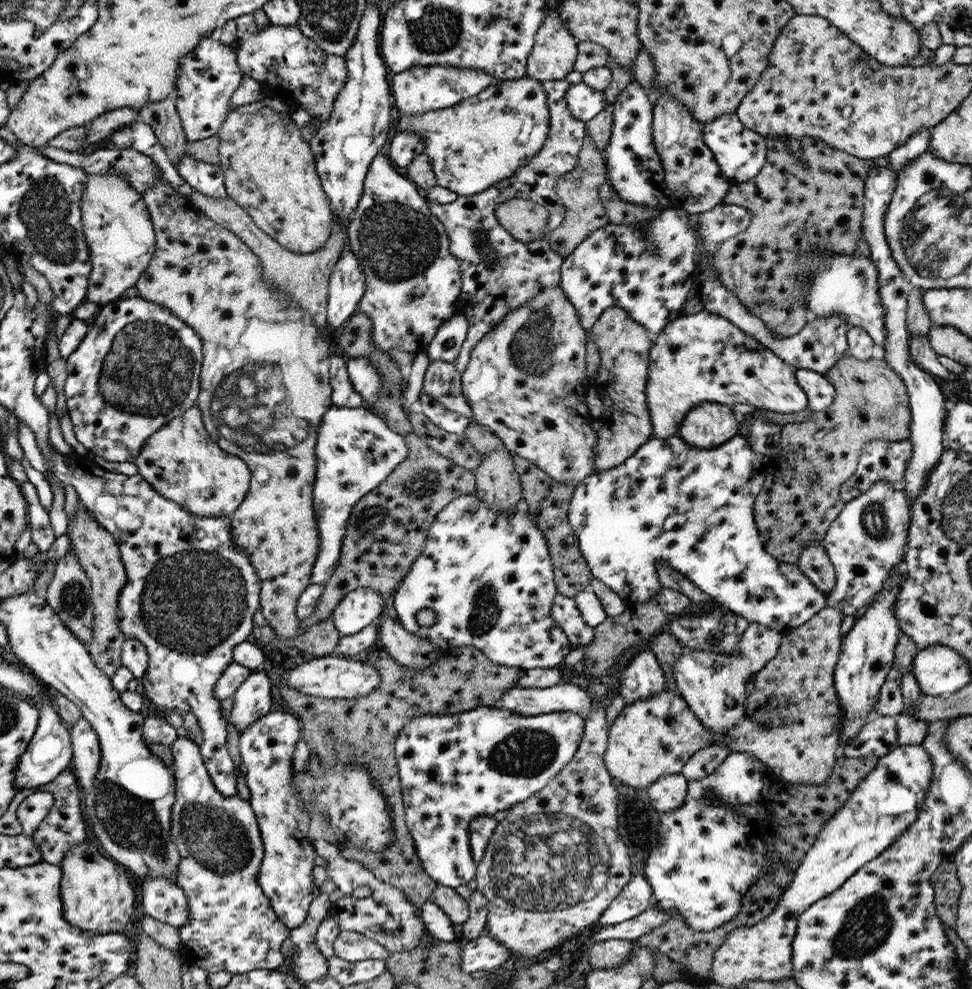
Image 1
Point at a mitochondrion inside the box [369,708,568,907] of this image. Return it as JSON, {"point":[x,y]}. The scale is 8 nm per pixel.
{"point":[528,752]}

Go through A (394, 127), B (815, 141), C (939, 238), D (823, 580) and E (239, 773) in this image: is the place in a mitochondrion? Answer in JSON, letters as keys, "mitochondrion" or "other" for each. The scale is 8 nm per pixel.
{"A":"other","B":"other","C":"mitochondrion","D":"other","E":"other"}

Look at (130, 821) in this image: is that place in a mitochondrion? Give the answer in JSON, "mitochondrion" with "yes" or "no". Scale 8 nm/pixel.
{"mitochondrion":"yes"}

